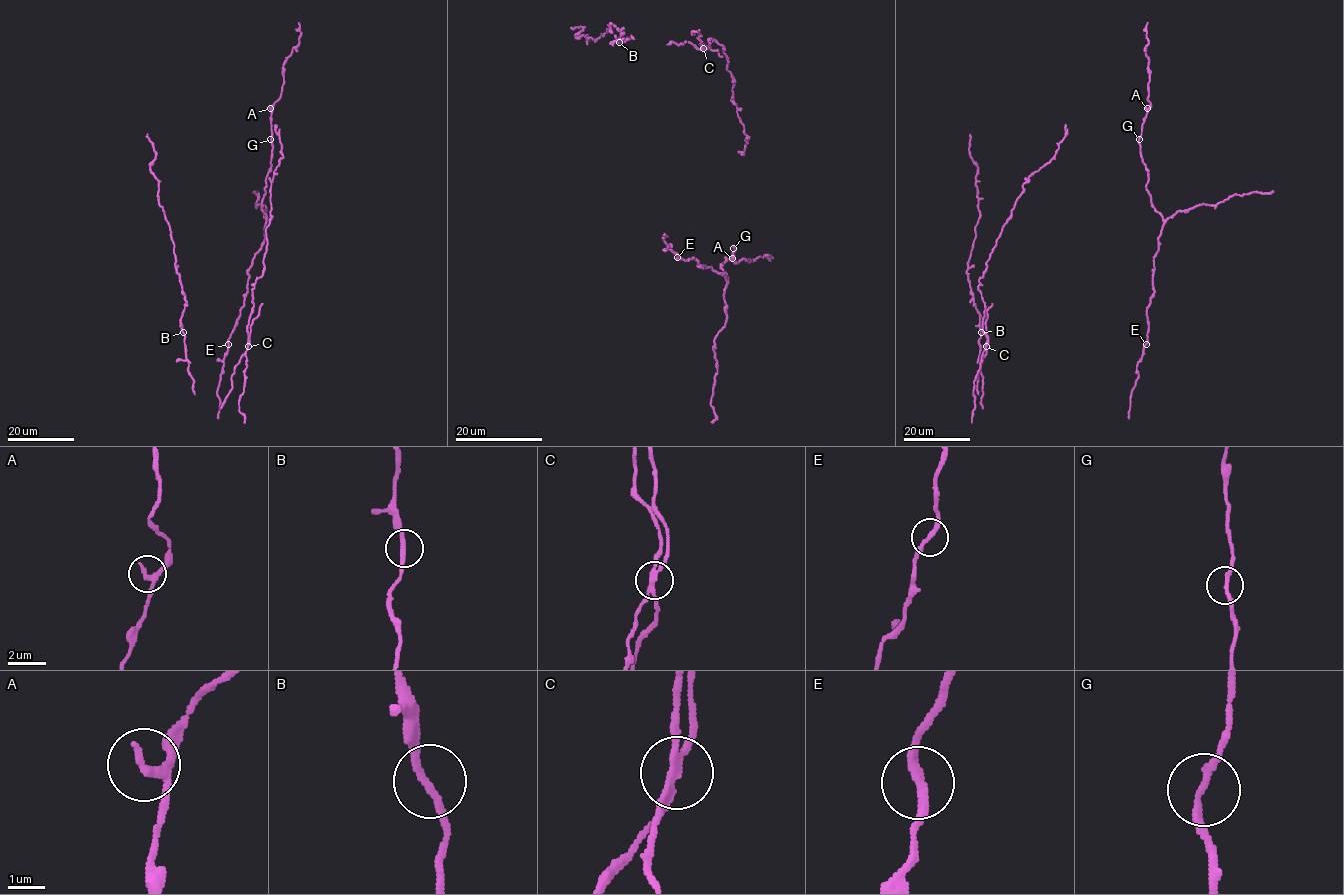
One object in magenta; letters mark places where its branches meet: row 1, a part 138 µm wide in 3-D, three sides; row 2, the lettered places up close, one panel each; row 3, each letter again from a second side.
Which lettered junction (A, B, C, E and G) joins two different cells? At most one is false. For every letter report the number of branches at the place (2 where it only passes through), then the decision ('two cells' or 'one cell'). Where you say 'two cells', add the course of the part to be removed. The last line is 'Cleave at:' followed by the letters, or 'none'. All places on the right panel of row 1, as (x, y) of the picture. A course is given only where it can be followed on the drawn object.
A: branches 2; one cell
B: branches 2; one cell
C: branches 4; two cells; course (986, 346), (980, 365), (983, 409)
E: branches 2; one cell
G: branches 2; one cell
Cleave at: C

